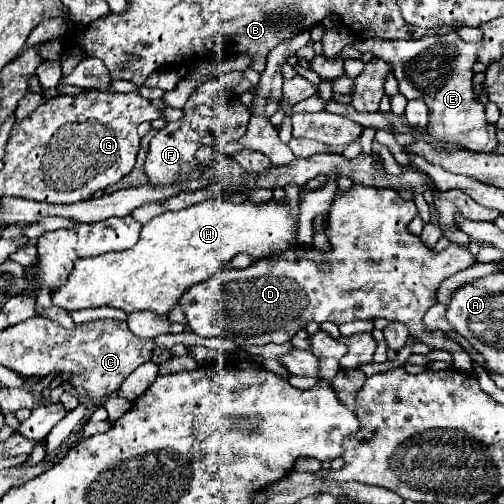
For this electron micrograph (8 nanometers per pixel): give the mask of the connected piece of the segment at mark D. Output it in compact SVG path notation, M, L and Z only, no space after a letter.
M352 185L346 193L338 195L332 203L332 211L328 217L326 237L332 245L330 251L322 253L316 249L302 249L292 247L282 255L266 257L254 261L246 269L230 269L224 267L218 275L190 287L180 299L180 307L188 319L190 329L200 337L222 337L230 339L238 345L266 345L266 343L286 343L290 341L300 329L304 329L310 321L324 323L332 321L336 325L354 319L376 319L384 317L388 321L398 319L408 325L410 335L418 337L422 343L434 349L446 349L454 355L454 369L470 373L472 361L470 355L454 341L446 339L442 331L426 331L422 327L424 313L436 303L436 289L438 285L472 265L476 265L474 255L468 247L450 243L440 253L428 249L420 237L410 235L406 223L416 217L414 201L402 199L392 189L376 189L366 185Z

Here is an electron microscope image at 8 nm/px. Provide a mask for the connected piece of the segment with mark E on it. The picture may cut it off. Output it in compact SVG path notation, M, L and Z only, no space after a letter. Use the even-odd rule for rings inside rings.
M456 31L446 33L446 35L432 35L432 37L422 37L416 41L382 41L382 39L356 39L352 43L354 49L366 53L370 51L374 57L384 59L394 77L398 79L400 85L400 93L412 101L412 99L422 99L428 109L430 109L430 123L428 123L428 133L440 141L442 147L454 149L454 147L462 147L462 149L470 149L470 151L492 151L496 147L496 133L494 133L494 125L490 125L484 119L484 103L480 103L478 99L474 99L474 63L478 49L484 45L484 39L474 41L474 43L466 43ZM428 71L440 71L440 75L428 77Z

